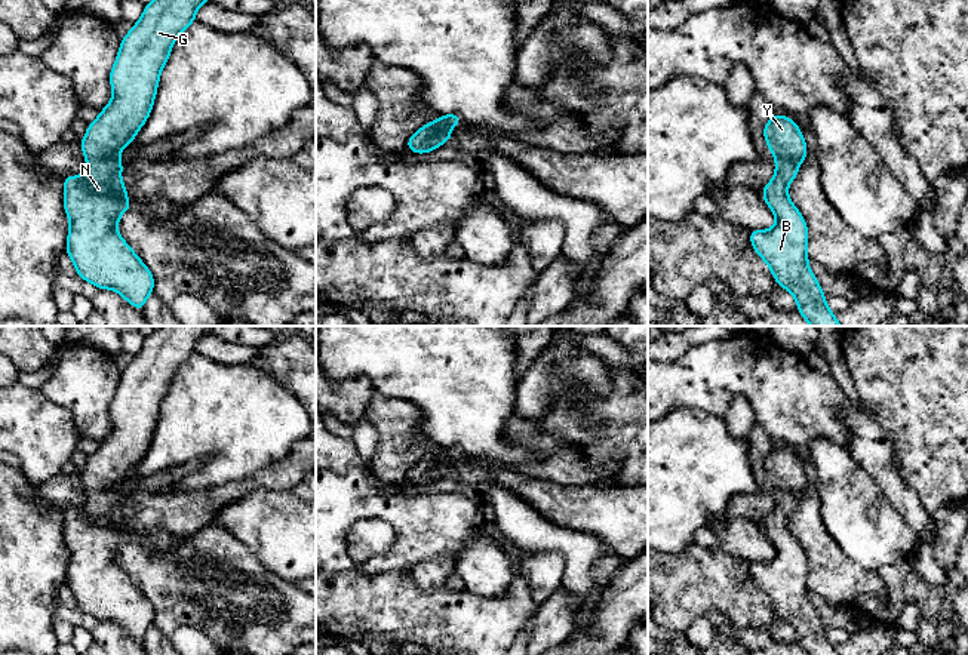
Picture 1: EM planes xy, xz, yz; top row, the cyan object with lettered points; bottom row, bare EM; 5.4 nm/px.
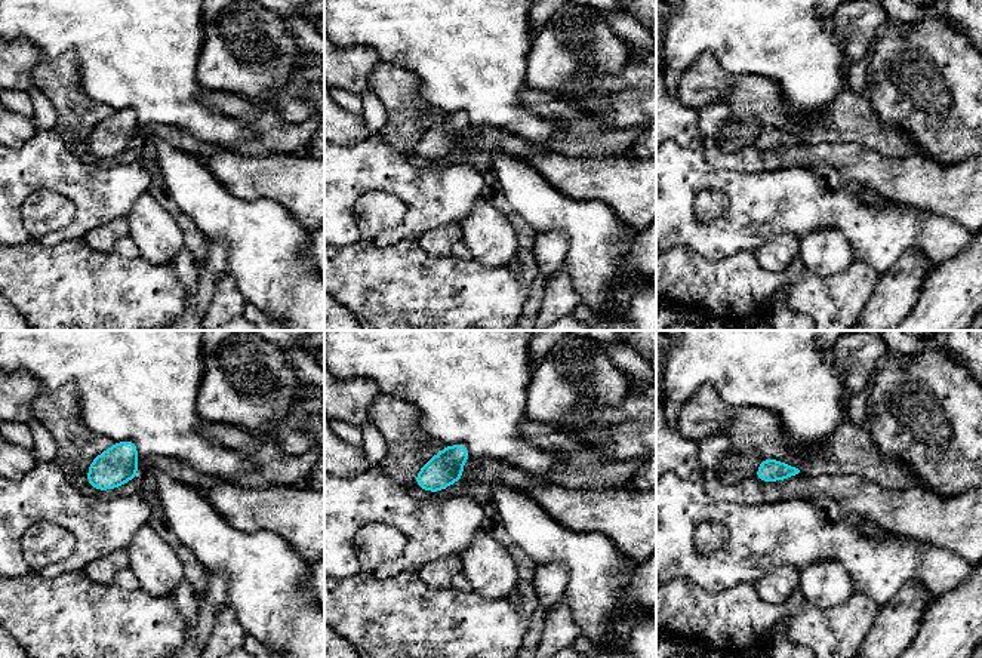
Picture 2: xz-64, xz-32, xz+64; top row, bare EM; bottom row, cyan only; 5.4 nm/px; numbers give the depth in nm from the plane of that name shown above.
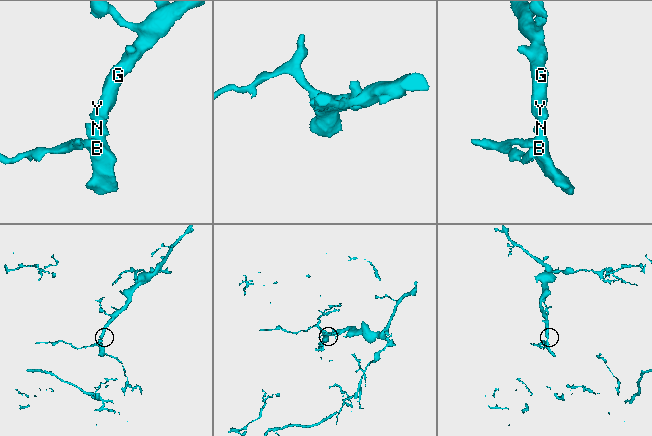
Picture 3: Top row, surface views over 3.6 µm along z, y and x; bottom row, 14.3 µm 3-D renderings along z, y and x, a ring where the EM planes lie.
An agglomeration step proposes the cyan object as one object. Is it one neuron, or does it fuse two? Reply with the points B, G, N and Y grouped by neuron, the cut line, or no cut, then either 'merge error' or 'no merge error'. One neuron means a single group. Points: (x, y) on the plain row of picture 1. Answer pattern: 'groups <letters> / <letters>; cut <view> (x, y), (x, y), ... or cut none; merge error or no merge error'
groups B G N Y; cut none; no merge error

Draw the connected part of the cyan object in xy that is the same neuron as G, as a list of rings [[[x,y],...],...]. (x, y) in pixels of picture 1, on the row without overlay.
[[[160,326],[151,335],[145,336],[141,351],[133,356],[132,362],[122,370],[117,391],[110,403],[113,430],[110,436],[99,443],[98,450],[87,456],[86,467],[80,473],[83,488],[87,492],[86,504],[82,508],[64,508],[64,541],[70,550],[65,585],[74,594],[76,606],[98,621],[113,621],[141,645],[147,630],[153,625],[154,609],[117,565],[120,547],[132,541],[126,529],[126,519],[120,510],[125,496],[117,489],[125,479],[133,474],[138,462],[145,456],[153,442],[160,403],[169,391],[173,373],[196,353],[196,342],[205,333],[210,332],[210,328],[212,326]]]

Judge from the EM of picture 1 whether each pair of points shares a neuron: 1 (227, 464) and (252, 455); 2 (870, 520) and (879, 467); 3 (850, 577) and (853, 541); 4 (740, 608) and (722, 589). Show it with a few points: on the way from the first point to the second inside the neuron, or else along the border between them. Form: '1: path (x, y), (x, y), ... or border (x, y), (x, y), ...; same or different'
1: path (233, 458), (236, 455), (246, 455); same
2: border (854, 458), (897, 513); different
3: border (829, 534), (853, 560), (876, 572); different
4: path (737, 603), (727, 593); same

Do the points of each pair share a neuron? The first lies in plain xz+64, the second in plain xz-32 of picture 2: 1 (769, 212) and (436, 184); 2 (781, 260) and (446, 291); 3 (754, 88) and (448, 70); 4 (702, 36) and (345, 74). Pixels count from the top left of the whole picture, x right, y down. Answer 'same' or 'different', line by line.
1: same
2: different
3: different
4: different

